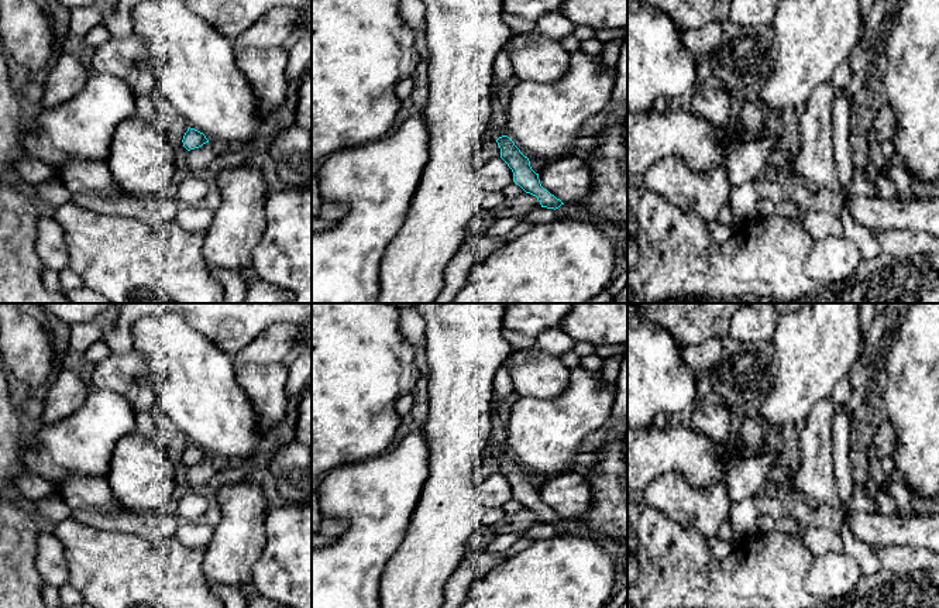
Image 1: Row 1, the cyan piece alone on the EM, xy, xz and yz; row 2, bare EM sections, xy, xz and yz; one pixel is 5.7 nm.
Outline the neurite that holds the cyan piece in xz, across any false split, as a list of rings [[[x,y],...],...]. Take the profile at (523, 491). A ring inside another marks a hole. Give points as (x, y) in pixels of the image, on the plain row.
[[[489,447],[488,453],[498,458],[501,464],[501,474],[512,485],[513,498],[516,501],[519,501],[526,509],[536,512],[541,523],[556,526],[564,521],[560,515],[541,502],[539,490],[532,485],[529,474],[520,468],[520,466],[503,447]]]

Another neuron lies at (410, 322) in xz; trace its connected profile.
[[[413,305],[399,309],[399,327],[410,346],[426,347],[426,322]]]

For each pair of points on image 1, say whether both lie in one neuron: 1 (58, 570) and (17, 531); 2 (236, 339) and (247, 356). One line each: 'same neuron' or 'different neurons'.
1: different neurons
2: different neurons

